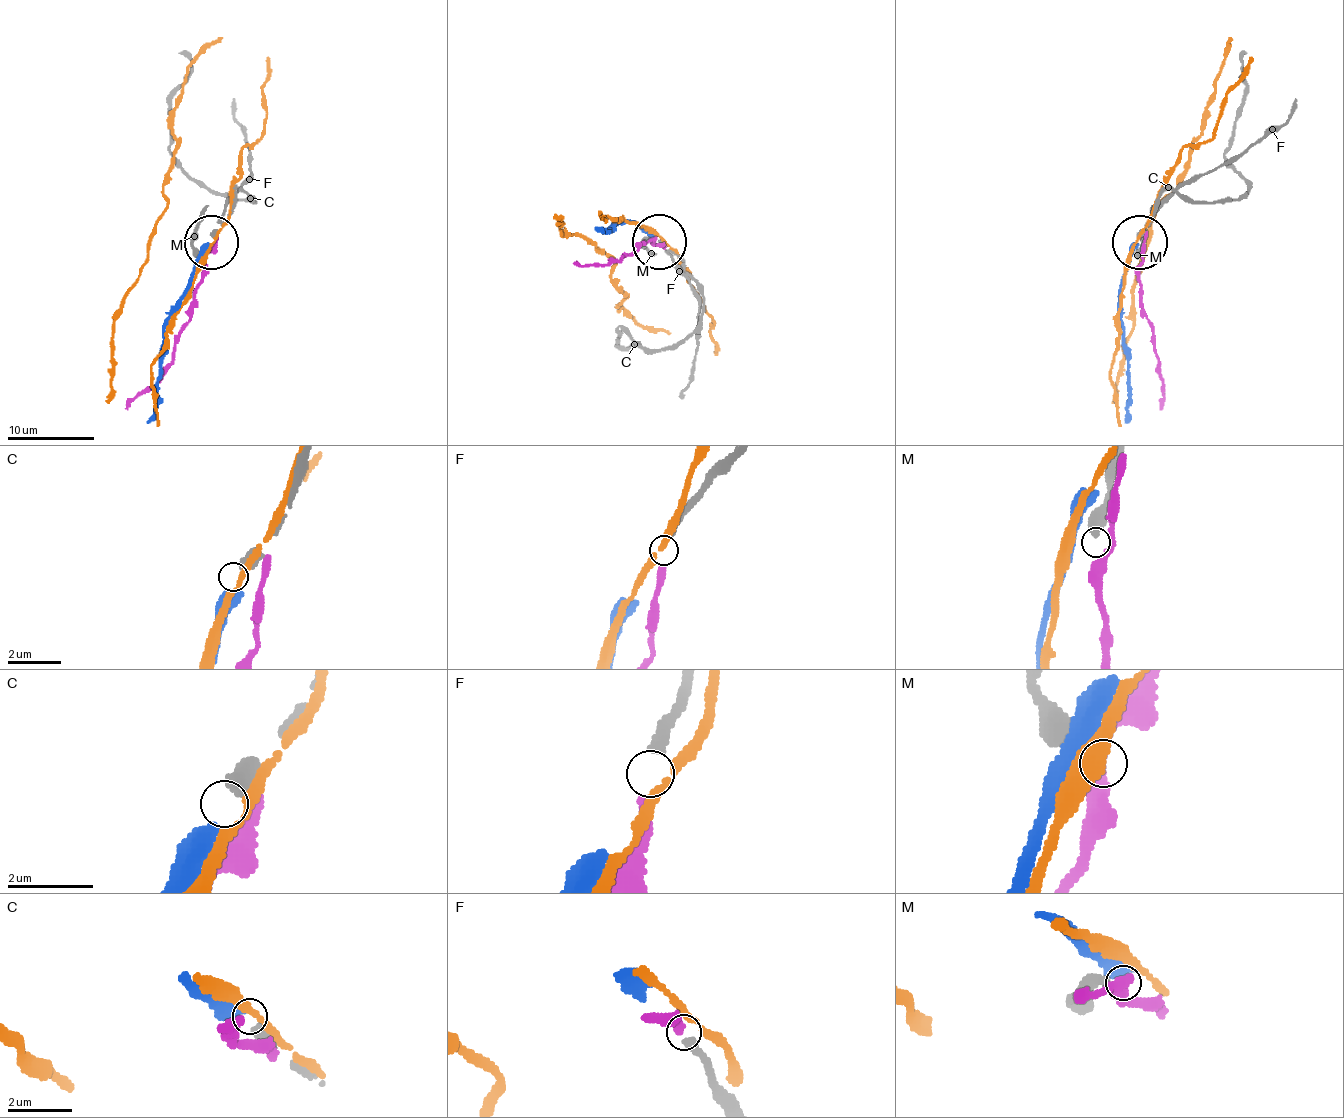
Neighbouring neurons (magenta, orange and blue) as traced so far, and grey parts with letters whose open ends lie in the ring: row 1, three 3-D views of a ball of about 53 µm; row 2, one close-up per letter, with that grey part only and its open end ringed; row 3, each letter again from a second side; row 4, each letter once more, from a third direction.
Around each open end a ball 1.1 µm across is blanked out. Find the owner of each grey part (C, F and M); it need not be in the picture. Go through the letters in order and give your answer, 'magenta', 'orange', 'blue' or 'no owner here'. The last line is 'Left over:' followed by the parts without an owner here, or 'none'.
C: blue
F: magenta
M: no owner here
Left over: M

